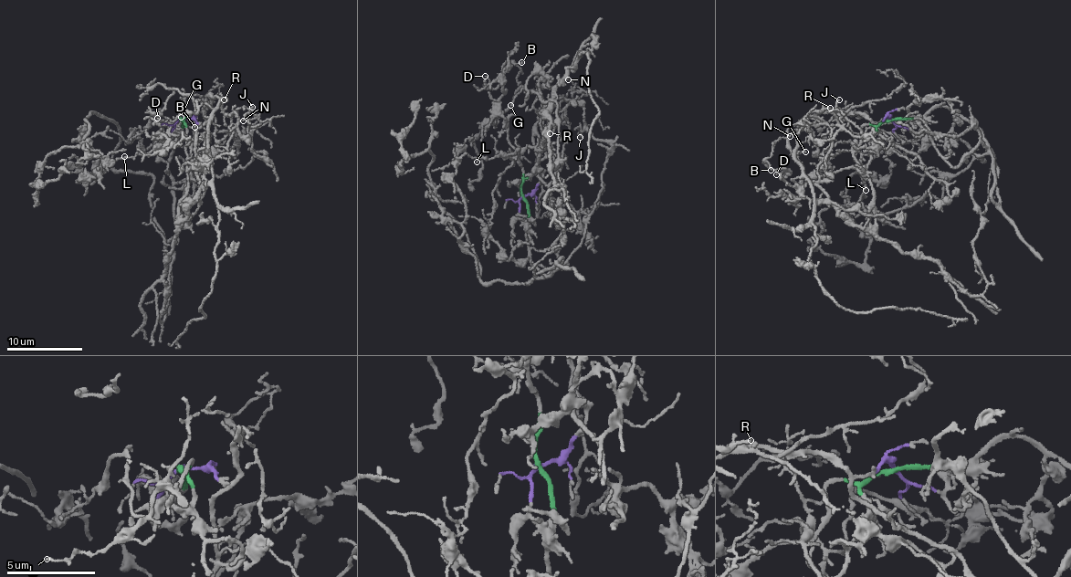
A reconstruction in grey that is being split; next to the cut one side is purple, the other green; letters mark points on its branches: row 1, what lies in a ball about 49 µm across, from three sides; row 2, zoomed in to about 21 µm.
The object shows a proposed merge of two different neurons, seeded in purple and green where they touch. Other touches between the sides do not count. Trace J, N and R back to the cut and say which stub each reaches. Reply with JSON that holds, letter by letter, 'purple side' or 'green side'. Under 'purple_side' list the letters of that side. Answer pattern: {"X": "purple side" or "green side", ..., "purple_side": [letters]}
{"J": "purple side", "N": "purple side", "R": "purple side", "purple_side": ["J", "N", "R"]}

